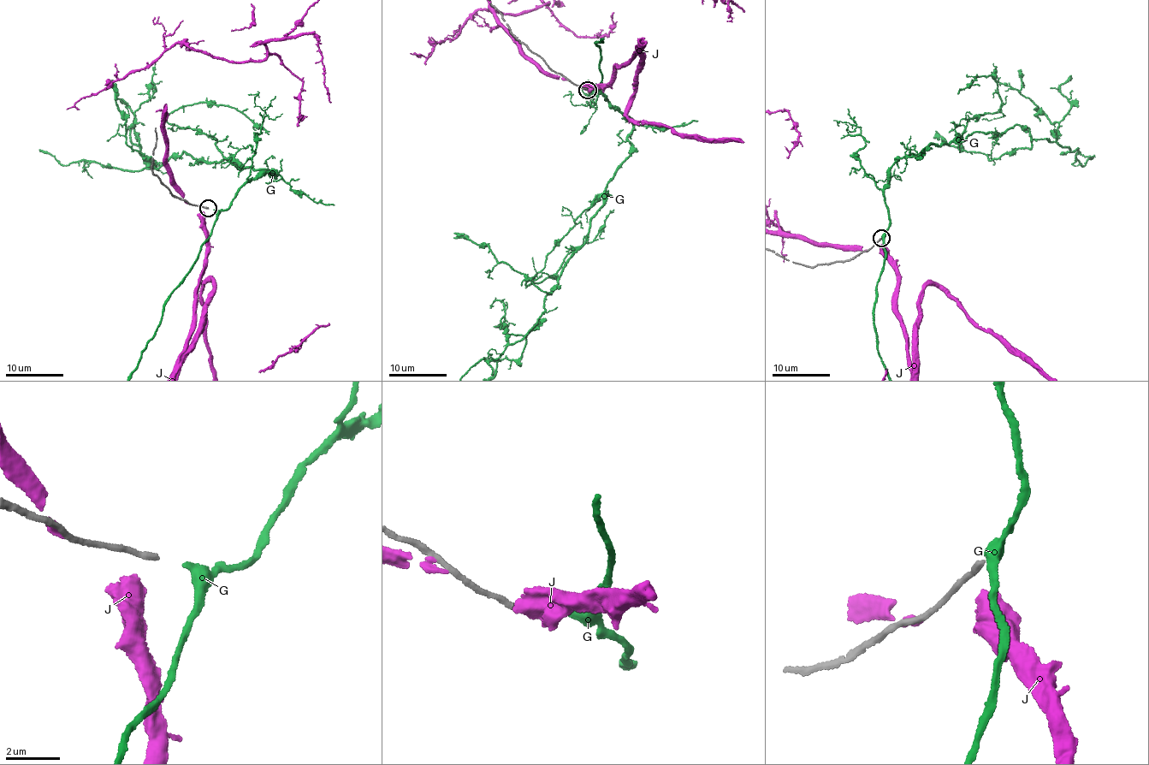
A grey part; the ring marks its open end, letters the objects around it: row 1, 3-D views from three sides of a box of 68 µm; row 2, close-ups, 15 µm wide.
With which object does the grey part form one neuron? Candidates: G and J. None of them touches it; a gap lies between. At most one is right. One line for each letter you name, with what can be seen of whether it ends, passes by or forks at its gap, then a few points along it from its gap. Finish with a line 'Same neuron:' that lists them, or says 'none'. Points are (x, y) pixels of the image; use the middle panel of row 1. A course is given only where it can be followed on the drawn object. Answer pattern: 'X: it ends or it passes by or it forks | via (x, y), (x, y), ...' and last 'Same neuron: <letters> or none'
Same neuron: none

